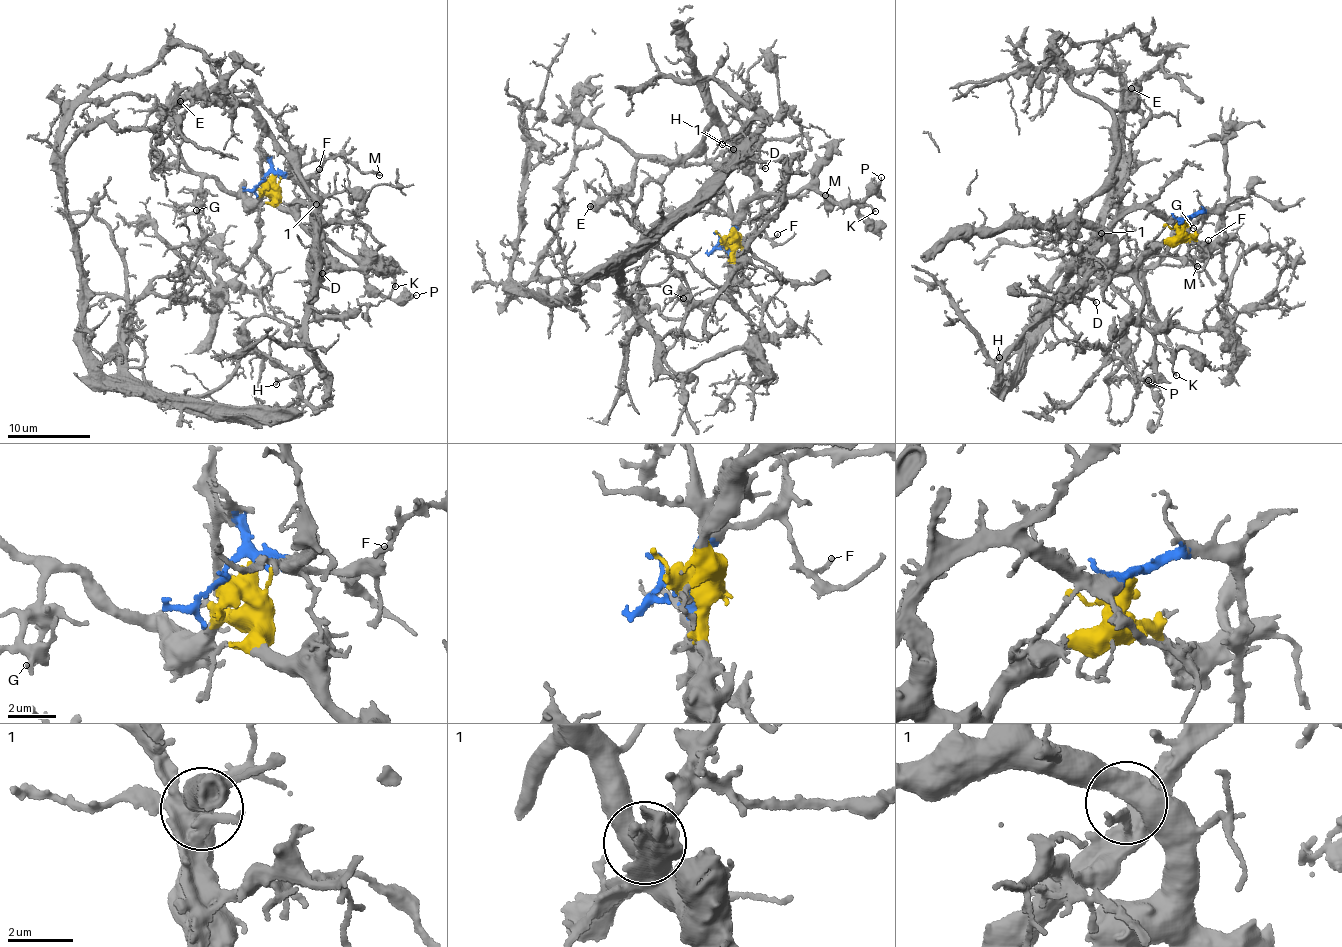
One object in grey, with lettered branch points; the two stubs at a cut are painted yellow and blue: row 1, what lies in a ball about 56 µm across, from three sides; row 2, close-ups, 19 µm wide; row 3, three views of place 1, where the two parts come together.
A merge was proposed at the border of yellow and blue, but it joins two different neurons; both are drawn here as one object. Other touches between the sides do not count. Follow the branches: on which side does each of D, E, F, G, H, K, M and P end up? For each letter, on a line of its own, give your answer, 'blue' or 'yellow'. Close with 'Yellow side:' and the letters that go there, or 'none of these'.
D: yellow
E: yellow
F: blue
G: yellow
H: blue
K: yellow
M: blue
P: yellow
Yellow side: D, E, G, K, P

